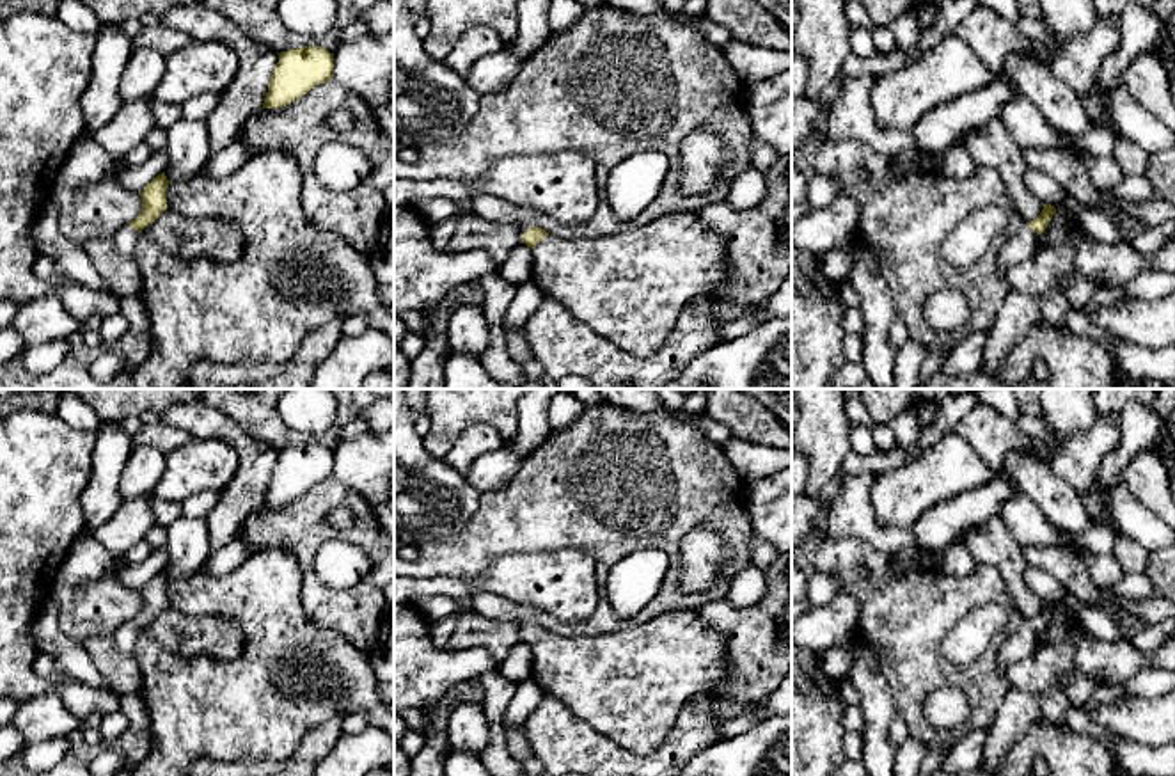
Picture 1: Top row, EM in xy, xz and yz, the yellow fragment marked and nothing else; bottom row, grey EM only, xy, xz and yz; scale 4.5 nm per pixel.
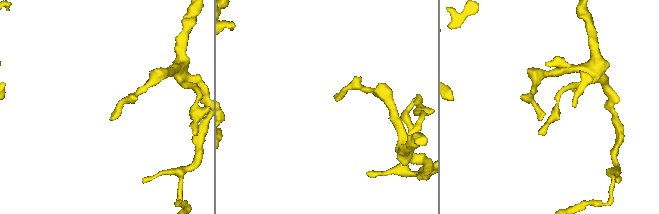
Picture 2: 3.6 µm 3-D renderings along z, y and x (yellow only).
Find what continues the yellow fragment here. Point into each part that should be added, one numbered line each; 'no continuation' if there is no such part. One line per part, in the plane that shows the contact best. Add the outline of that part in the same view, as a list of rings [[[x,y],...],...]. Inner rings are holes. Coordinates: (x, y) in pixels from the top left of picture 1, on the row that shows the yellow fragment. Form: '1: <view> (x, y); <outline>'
1: xy (125, 238); [[[130,224],[119,227],[108,240],[117,254],[126,259],[135,259],[137,242],[140,233],[135,231]]]

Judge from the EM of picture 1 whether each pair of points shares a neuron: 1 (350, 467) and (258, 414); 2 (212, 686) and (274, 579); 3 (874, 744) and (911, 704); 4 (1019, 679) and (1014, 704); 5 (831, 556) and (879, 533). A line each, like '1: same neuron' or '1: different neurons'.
1: different neurons
2: same neuron
3: different neurons
4: different neurons
5: different neurons

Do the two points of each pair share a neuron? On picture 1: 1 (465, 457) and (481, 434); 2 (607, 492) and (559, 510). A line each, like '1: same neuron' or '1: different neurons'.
1: same neuron
2: same neuron

